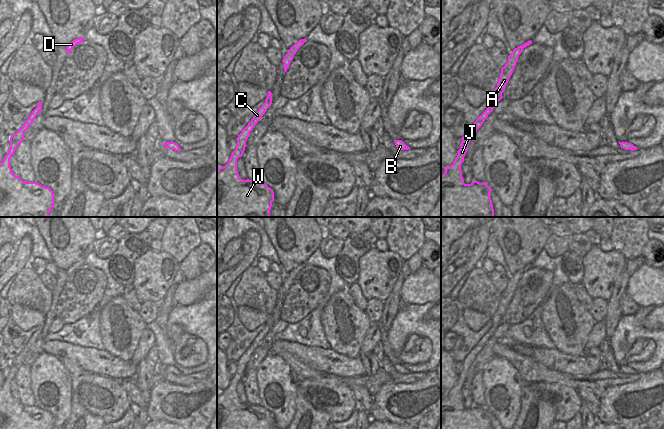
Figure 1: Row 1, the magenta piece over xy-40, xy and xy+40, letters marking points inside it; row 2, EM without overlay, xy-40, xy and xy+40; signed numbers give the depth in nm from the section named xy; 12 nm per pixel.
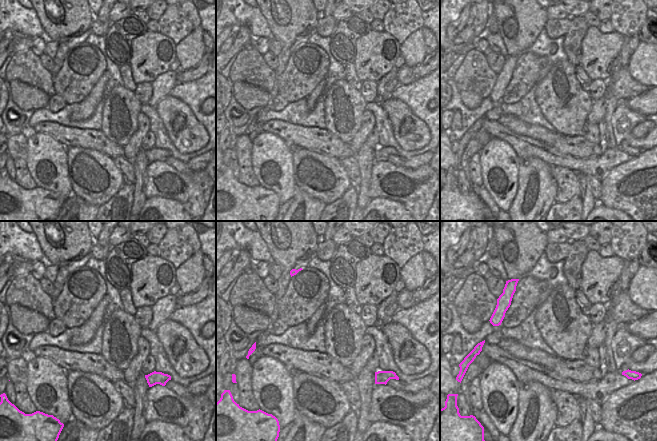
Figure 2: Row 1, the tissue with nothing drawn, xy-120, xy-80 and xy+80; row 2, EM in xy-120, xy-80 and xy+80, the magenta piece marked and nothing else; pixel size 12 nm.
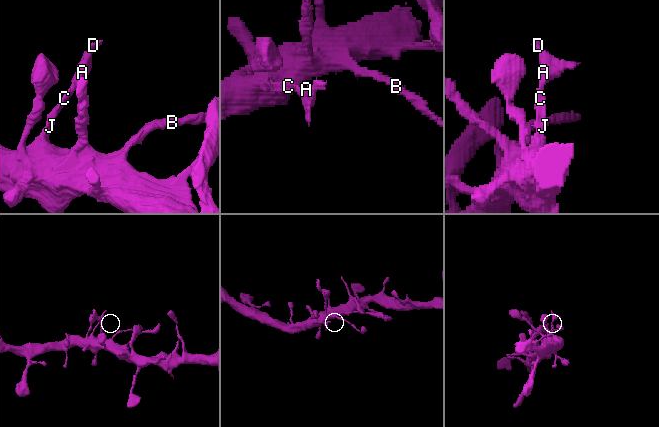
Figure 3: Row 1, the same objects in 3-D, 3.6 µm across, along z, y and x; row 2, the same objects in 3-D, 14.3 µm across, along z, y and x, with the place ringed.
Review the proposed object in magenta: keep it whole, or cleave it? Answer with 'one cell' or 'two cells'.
one cell

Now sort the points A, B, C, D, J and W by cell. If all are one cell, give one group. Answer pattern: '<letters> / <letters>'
A B C D J W

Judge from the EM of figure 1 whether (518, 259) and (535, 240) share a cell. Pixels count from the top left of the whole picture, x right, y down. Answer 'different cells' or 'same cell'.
same cell

